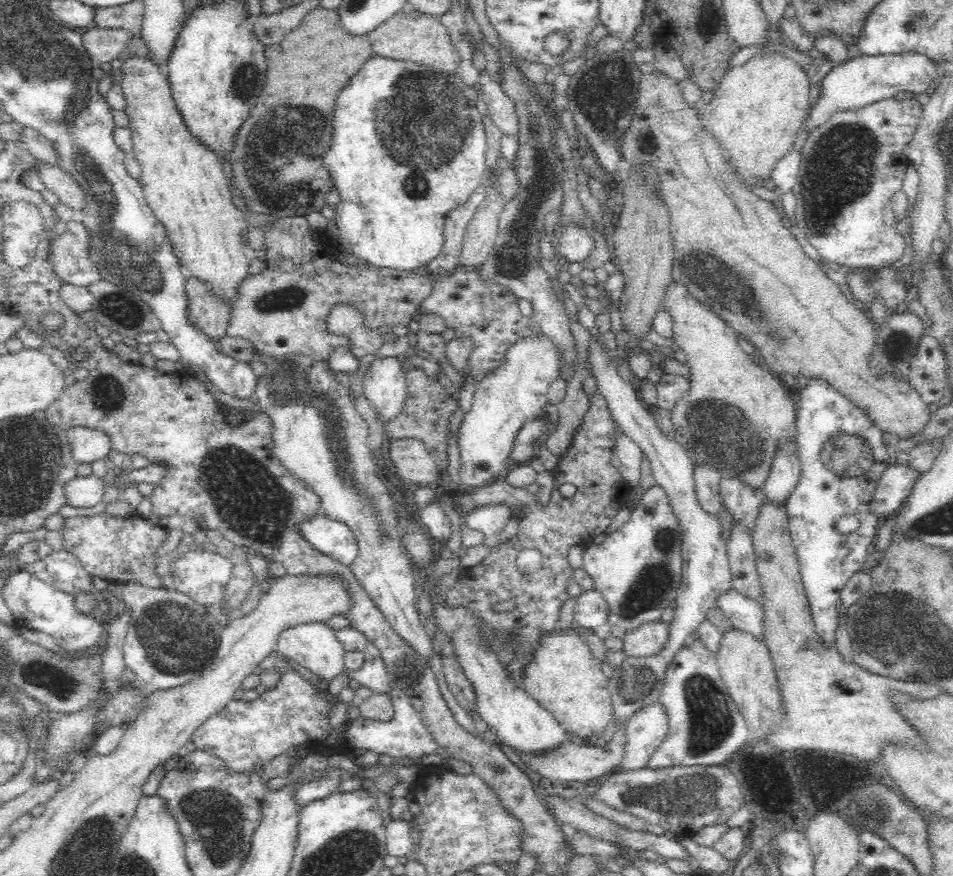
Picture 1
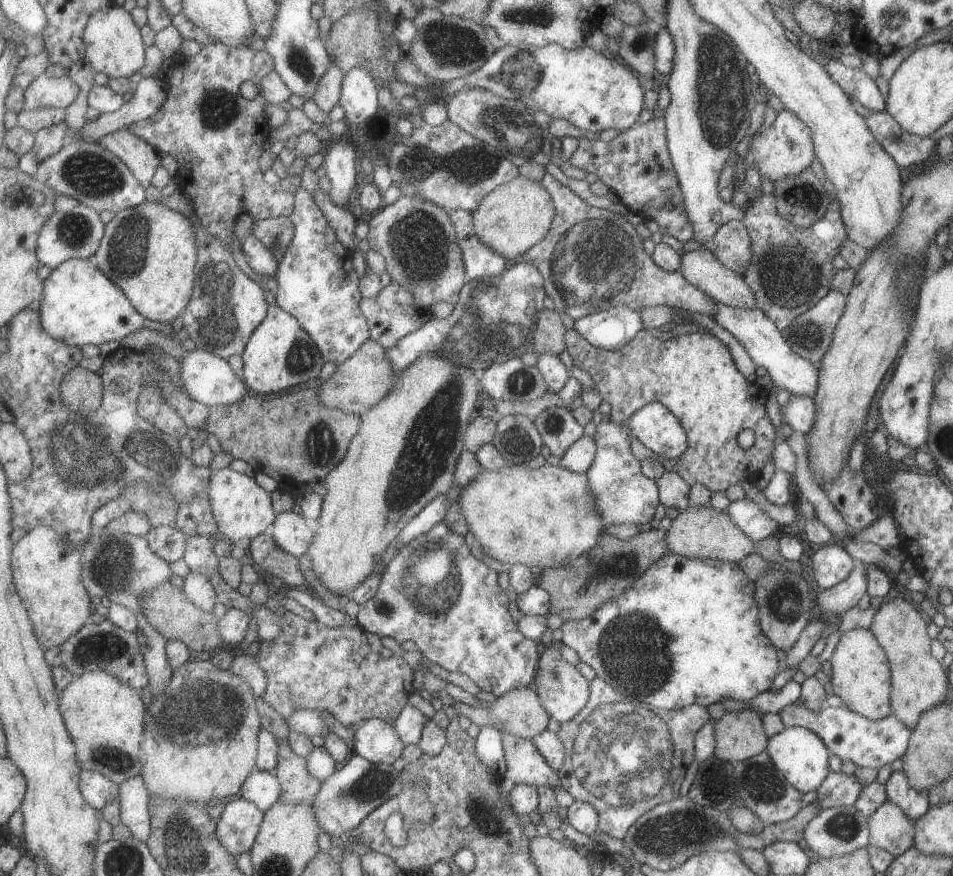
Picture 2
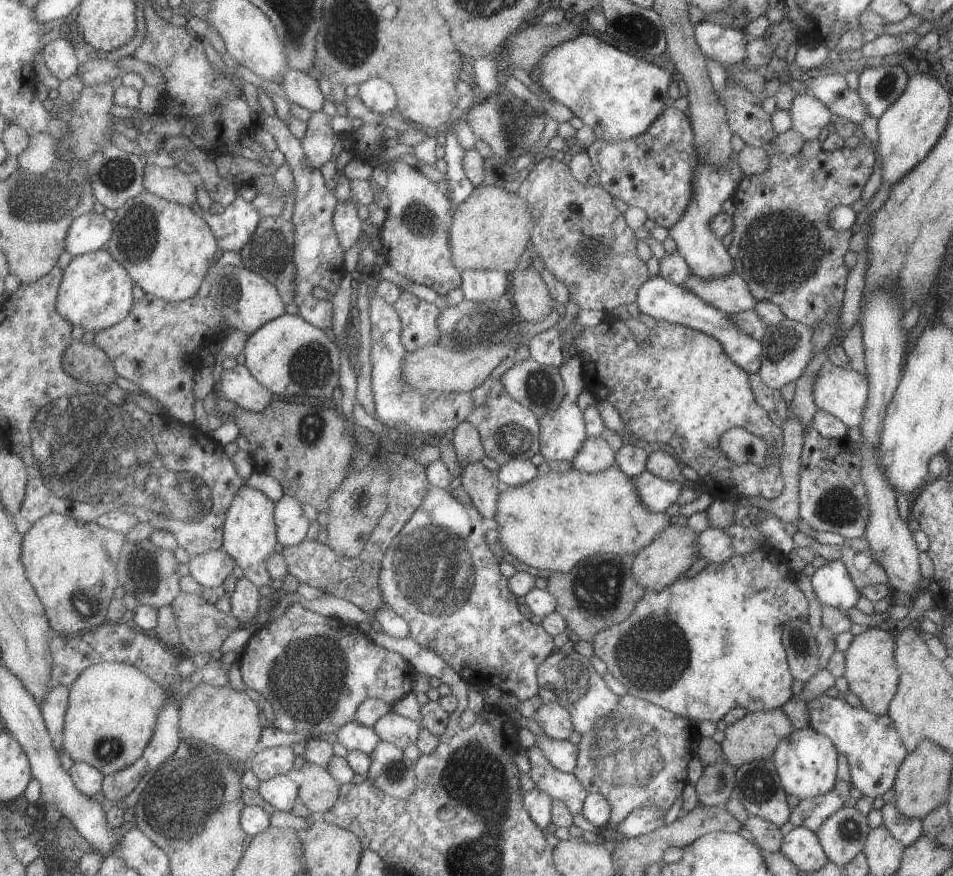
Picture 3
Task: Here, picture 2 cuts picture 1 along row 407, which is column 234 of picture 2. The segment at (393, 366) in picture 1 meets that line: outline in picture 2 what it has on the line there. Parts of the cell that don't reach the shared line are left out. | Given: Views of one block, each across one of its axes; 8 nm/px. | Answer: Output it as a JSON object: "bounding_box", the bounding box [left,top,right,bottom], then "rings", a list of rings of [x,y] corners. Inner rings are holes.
{"bounding_box":[180,349,250,407],"rings":[[[201,349],[185,352],[180,363],[184,391],[197,402],[202,402],[210,407],[231,405],[239,402],[250,391],[247,390],[248,383],[243,382],[235,374],[235,370],[233,370],[233,366],[229,364],[229,361],[212,352]]]}

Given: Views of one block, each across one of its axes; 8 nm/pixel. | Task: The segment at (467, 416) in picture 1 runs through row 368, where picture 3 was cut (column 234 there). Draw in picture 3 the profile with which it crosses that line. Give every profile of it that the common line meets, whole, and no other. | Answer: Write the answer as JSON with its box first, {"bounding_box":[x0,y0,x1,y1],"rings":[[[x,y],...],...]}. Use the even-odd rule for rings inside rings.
{"bounding_box":[223,482,280,588],"rings":[[[247,482],[247,485],[243,485],[238,490],[224,524],[223,548],[238,562],[244,576],[259,588],[273,584],[274,578],[267,570],[266,560],[267,557],[280,550],[275,513],[276,502],[273,502],[267,494],[253,488]]]}

